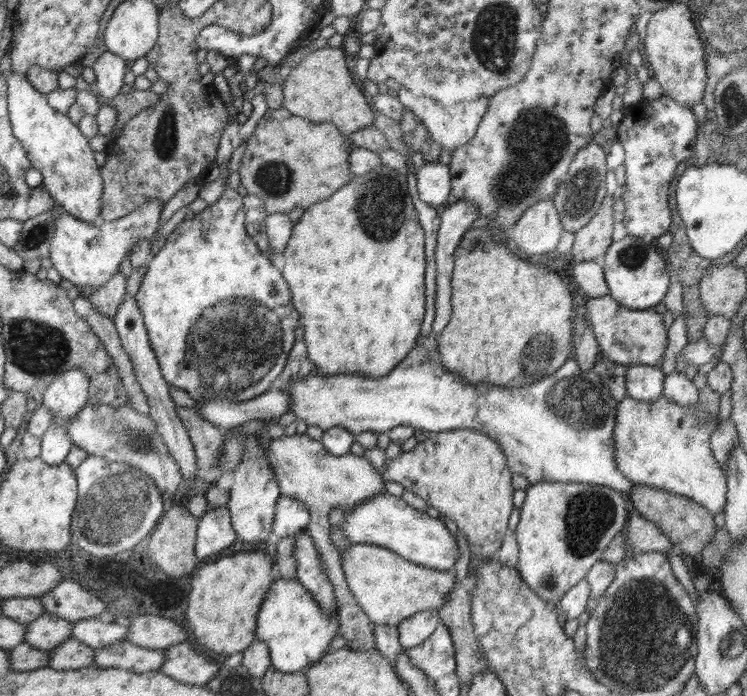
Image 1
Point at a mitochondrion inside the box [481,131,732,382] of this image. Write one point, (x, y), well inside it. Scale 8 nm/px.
(584, 188)

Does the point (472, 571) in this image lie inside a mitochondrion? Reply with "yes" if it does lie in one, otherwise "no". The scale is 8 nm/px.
no

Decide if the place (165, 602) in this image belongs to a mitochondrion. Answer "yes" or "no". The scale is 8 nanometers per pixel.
no

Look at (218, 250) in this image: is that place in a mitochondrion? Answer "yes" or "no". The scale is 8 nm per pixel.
no

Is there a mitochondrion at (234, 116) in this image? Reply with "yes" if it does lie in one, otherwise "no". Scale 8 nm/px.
no

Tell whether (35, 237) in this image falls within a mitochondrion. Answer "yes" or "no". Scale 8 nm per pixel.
yes

